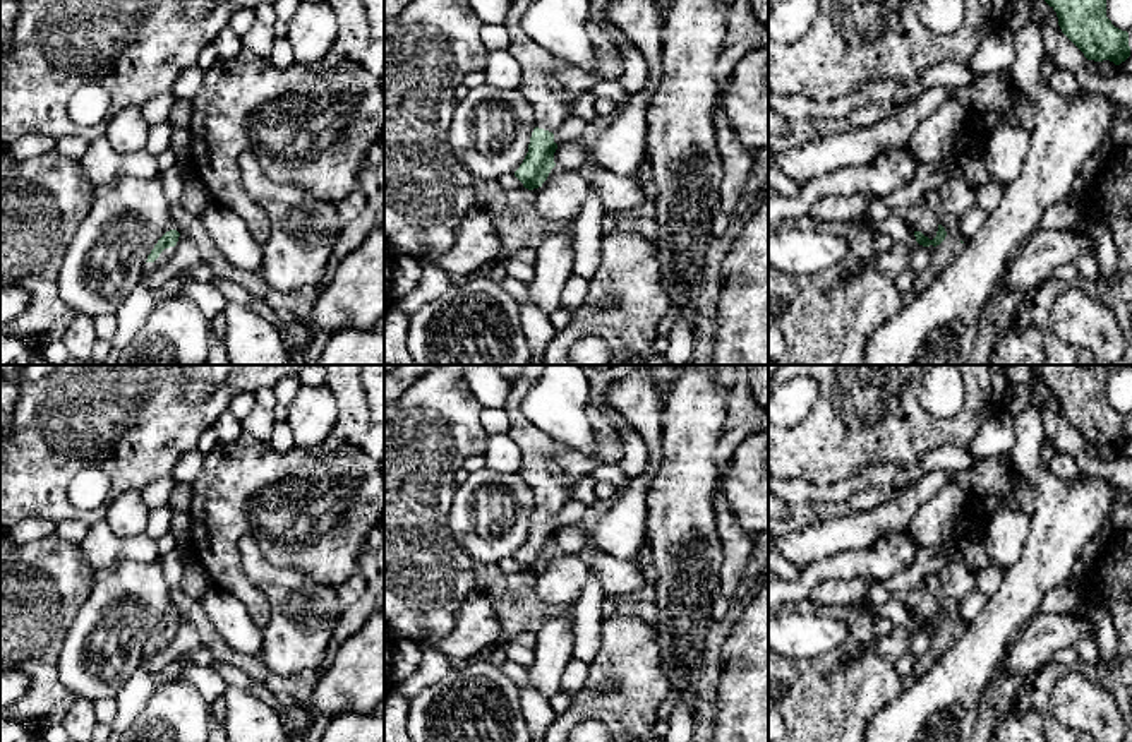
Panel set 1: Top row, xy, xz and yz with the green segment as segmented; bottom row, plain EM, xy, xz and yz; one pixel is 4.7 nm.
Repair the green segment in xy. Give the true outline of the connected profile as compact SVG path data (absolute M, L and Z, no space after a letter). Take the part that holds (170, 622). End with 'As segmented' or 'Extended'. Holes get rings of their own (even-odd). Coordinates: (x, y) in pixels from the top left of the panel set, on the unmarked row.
M170 613L158 624L154 632L148 639L148 644L144 646L144 656L151 656L163 646L170 644L170 641L175 636L178 620L180 620L180 617L177 613Z. Extended

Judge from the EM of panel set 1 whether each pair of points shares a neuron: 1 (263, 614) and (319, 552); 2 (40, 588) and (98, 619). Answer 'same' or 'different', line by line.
1: same
2: different

